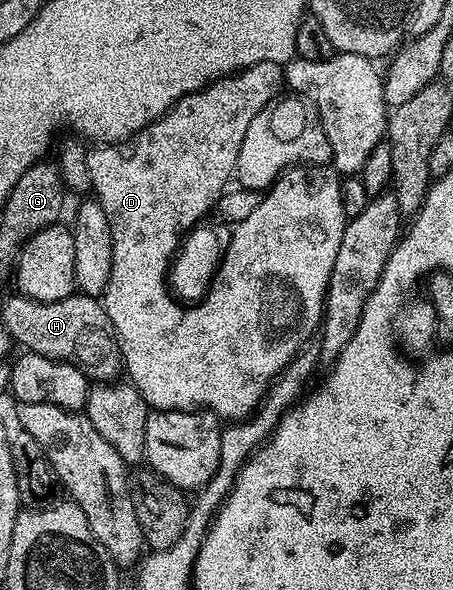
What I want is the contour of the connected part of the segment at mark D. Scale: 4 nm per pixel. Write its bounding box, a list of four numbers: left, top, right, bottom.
[87,63,349,420]

